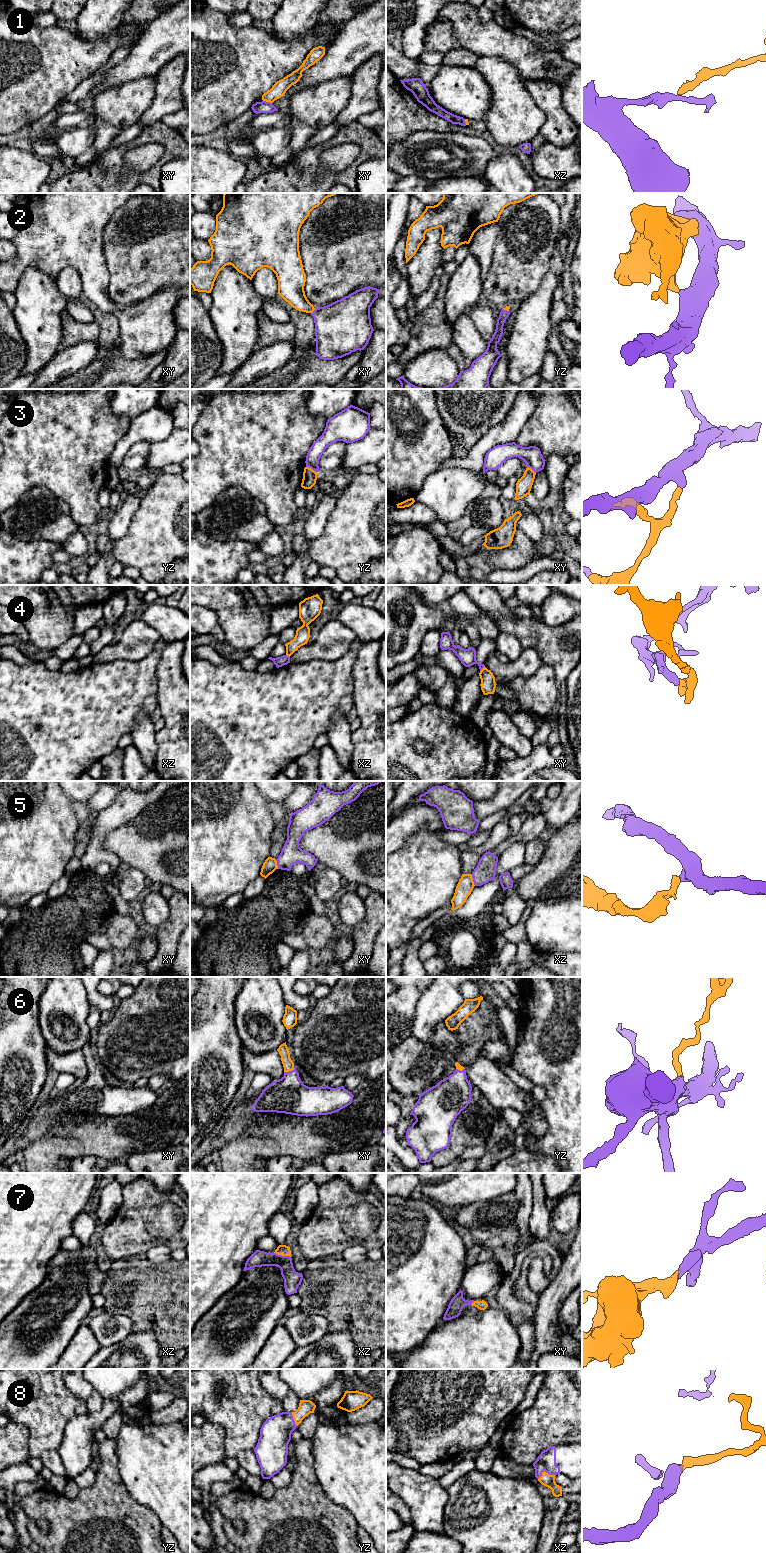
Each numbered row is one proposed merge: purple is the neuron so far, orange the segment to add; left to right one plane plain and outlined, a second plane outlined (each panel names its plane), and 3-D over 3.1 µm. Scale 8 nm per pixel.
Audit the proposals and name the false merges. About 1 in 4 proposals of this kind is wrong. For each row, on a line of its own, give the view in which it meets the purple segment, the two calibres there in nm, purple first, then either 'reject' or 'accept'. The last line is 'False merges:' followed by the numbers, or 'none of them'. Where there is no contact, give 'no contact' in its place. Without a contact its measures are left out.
1: contact in xy; calibres 100 and 120 nm; reject
2: contact in xy; calibres 420 and 200 nm; accept
3: contact in yz; calibres 120 and 110 nm; reject
4: contact in xy; calibres 130 and 120 nm; reject
5: contact in xz; calibres 160 and 130 nm; reject
6: contact in xy; calibres 300 and 90 nm; accept
7: contact in xz; calibres 140 and 90 nm; accept
8: contact in xz; calibres 160 and 100 nm; accept
False merges: 1, 3, 4, 5

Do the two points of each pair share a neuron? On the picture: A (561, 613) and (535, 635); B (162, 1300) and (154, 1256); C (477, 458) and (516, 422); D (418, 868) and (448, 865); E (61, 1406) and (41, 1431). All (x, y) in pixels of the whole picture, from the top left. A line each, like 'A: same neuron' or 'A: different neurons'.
A: different neurons
B: different neurons
C: same neuron
D: same neuron
E: same neuron

